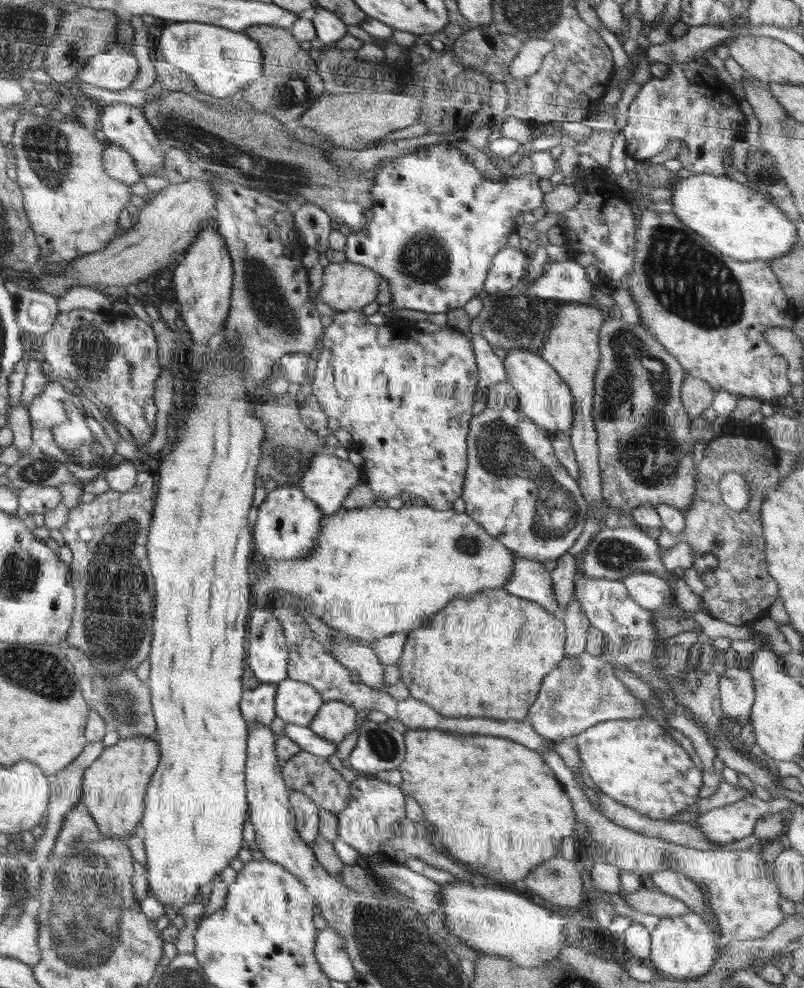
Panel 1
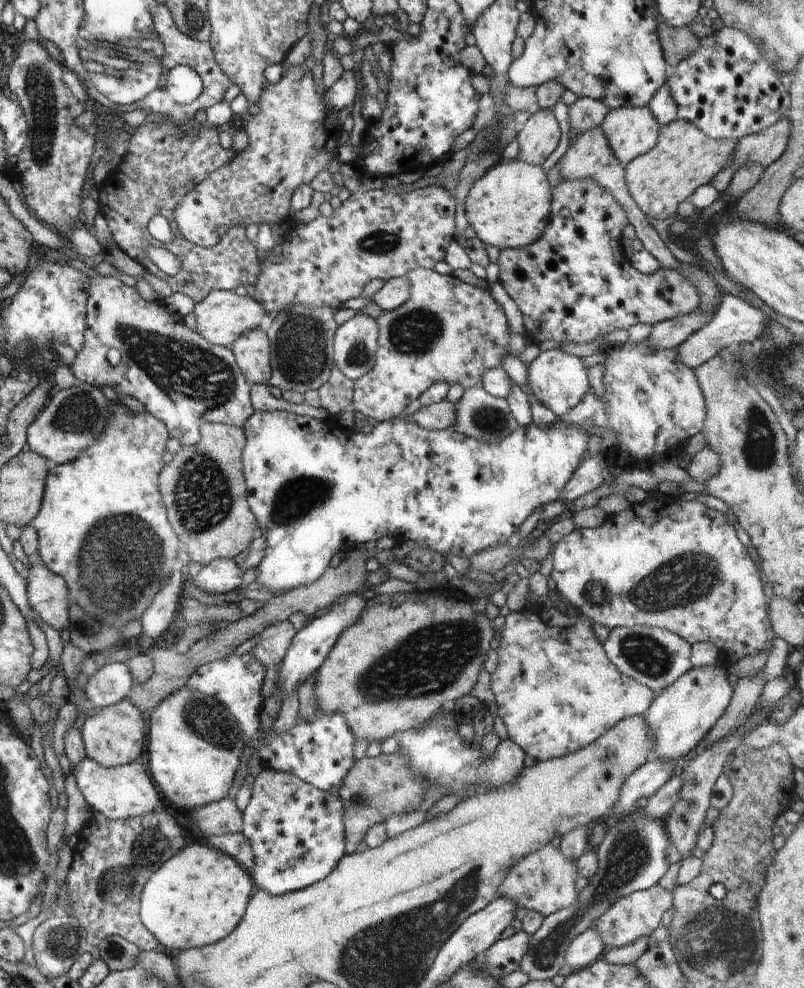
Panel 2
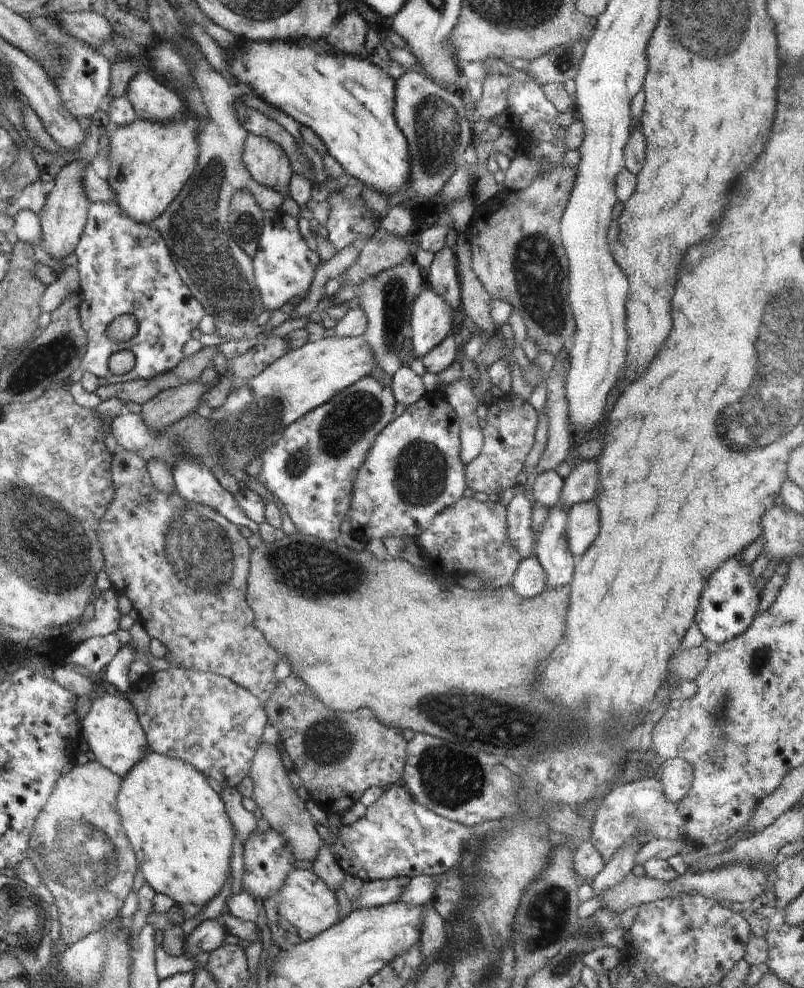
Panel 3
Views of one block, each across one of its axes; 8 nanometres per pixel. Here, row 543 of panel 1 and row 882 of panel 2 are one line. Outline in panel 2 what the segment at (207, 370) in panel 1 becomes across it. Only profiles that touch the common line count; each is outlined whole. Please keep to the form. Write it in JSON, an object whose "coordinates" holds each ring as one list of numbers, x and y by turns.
{"coordinates":[[202,844,186,845,148,878,141,892,141,921,166,948,183,951,211,945,226,938,238,926,255,889,249,873,230,855]]}

